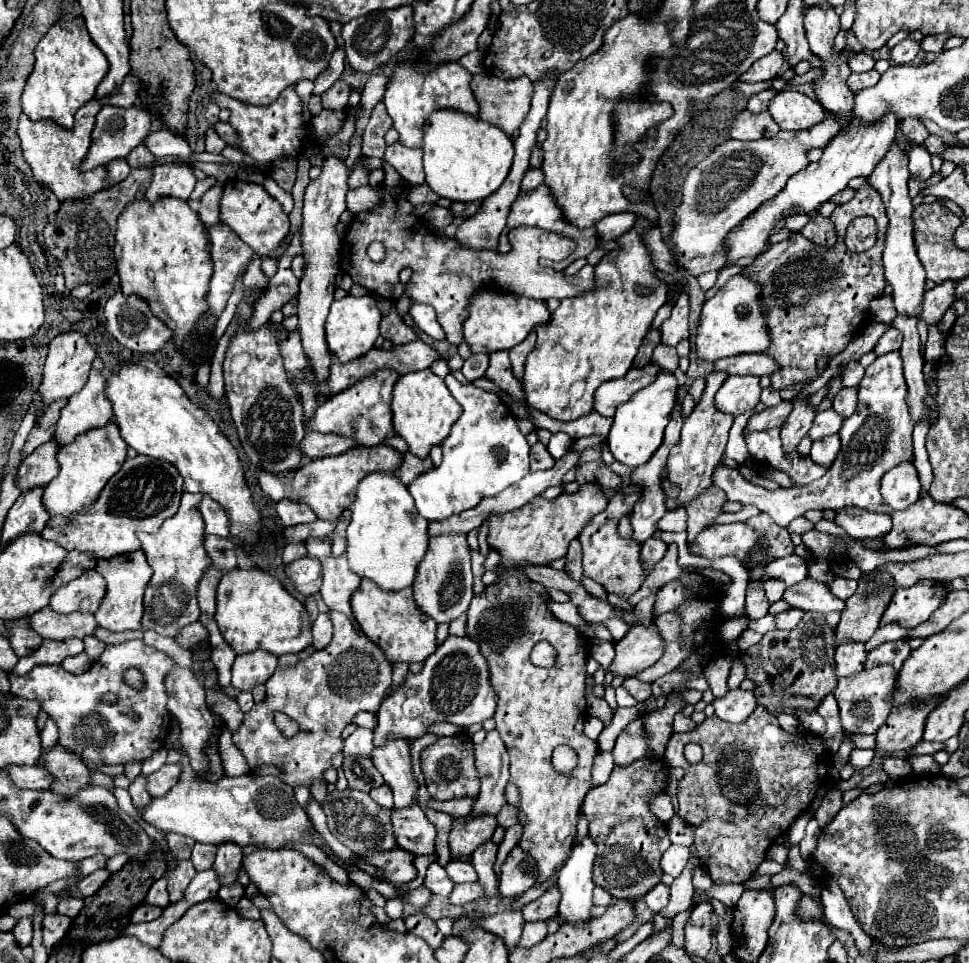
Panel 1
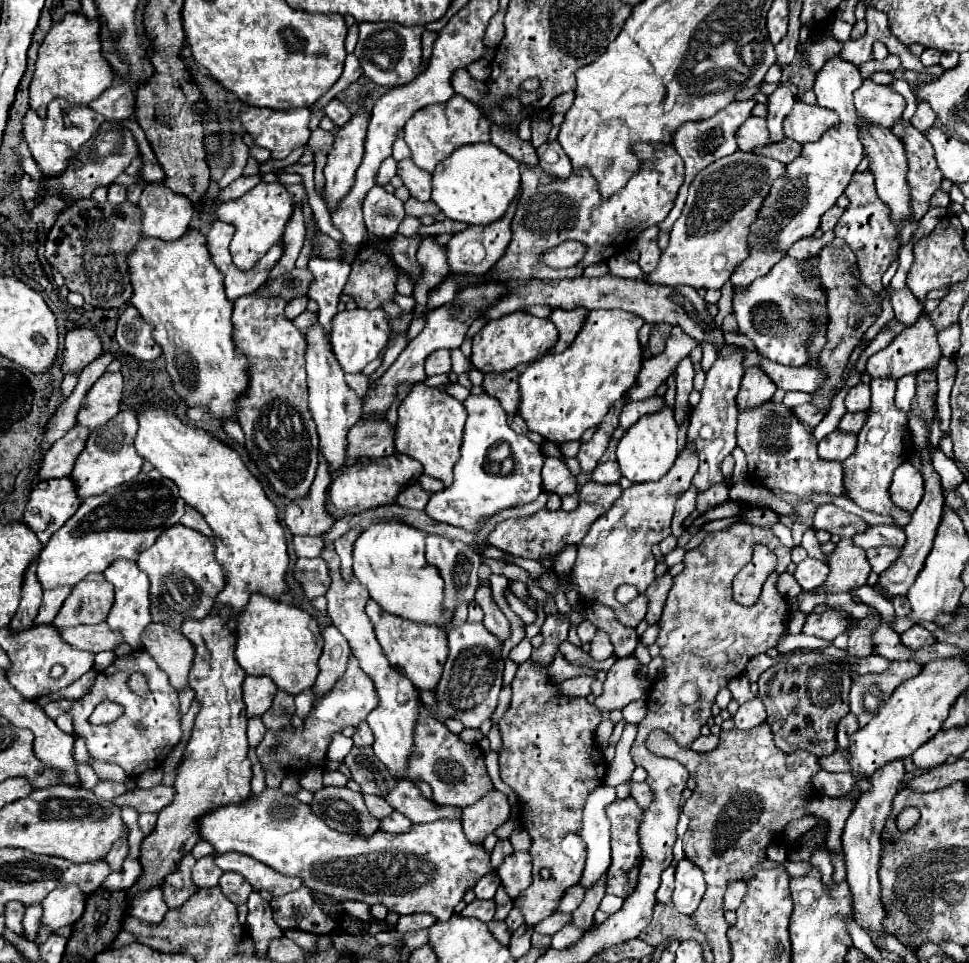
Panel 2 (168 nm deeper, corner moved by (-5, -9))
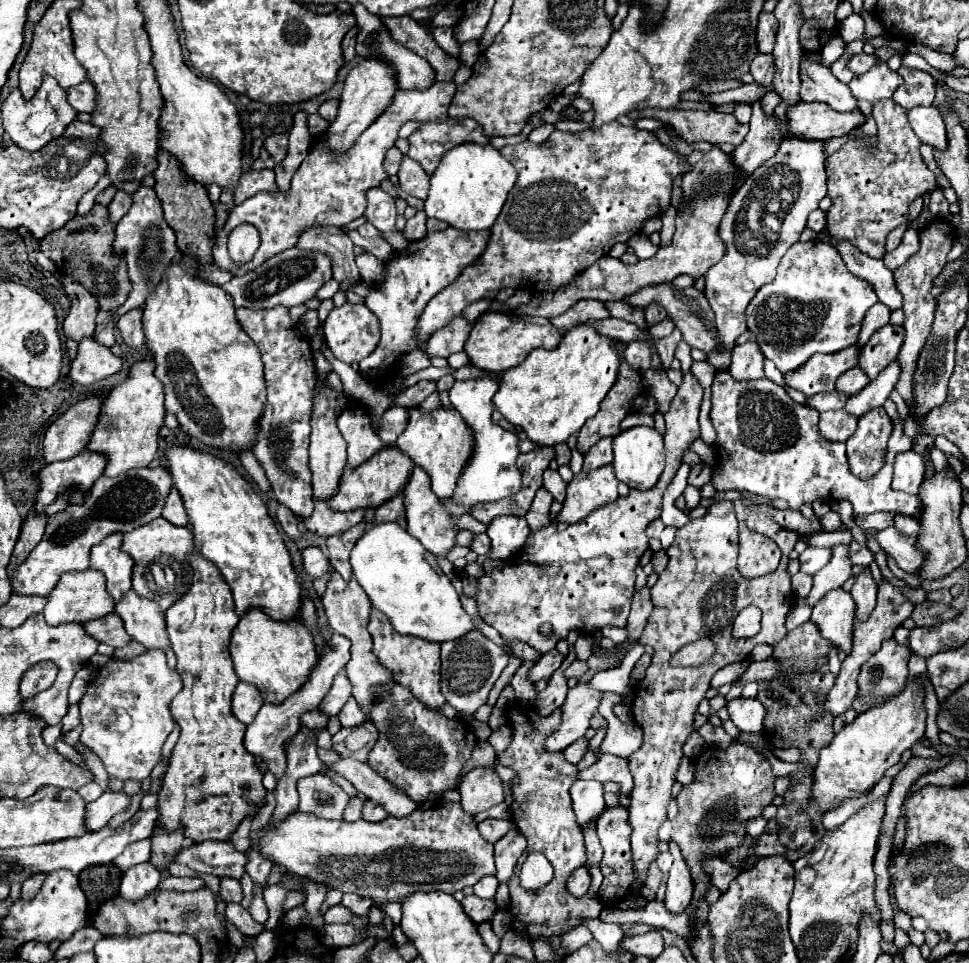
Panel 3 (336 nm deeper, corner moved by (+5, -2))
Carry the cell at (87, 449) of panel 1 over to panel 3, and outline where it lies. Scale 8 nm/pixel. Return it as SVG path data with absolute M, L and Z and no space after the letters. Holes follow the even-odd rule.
M144 360L132 366L130 376L118 384L102 404L102 412L86 450L106 458L104 476L118 476L132 468L148 466L158 452L158 430L164 424L162 382L154 376L154 362Z

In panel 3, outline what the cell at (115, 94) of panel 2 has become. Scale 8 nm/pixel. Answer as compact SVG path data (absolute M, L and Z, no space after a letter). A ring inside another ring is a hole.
M84 80L82 84L68 88L68 102L78 112L94 112L96 108L96 88L92 82Z

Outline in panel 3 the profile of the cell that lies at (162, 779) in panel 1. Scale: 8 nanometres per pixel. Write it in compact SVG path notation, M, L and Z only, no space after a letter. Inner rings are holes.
M104 792L98 800L88 804L88 812L86 812L86 826L96 832L100 828L104 828L108 824L108 820L122 812L124 808L128 808L130 798L126 792Z

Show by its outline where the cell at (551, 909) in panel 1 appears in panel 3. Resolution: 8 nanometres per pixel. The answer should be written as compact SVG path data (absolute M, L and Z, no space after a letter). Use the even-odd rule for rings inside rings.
M582 866L582 868L576 868L572 874L570 874L570 878L568 878L568 882L566 882L566 890L572 894L572 896L584 896L586 894L586 890L588 890L588 886L590 886L590 874L588 874L588 870Z

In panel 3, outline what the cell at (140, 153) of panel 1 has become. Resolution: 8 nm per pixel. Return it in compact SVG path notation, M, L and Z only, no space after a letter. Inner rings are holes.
M116 192L114 200L108 204L108 210L110 210L110 220L112 224L116 224L132 206L132 196L128 192Z

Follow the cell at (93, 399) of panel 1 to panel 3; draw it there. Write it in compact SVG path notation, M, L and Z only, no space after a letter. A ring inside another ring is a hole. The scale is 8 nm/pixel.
M92 338L78 344L78 356L72 362L70 378L80 386L92 386L122 368L122 360Z

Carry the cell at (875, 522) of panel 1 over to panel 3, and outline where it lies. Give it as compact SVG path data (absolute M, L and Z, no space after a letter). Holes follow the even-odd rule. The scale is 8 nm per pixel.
M894 526L878 530L874 538L884 548L884 552L896 560L898 568L902 568L904 572L914 572L920 568L924 558L922 558L922 552L914 546L916 538L904 536Z

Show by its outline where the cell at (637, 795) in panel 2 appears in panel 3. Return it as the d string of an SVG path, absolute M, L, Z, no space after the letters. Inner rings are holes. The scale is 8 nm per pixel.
M602 754L596 764L580 772L580 778L594 778L598 782L612 780L620 784L620 792L632 792L632 774L628 772L628 762L612 754Z

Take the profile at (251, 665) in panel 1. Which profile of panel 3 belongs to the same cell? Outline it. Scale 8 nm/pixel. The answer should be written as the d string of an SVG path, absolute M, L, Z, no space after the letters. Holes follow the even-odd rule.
M238 682L232 696L232 712L240 722L250 724L256 712L262 708L262 704L264 704L264 698L260 696L260 690L254 684Z

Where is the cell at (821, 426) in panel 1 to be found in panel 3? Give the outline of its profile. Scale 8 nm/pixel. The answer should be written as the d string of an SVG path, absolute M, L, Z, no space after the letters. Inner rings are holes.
M892 362L886 370L882 370L878 374L876 380L872 380L862 392L850 396L844 404L844 410L850 412L852 416L860 418L864 412L878 408L884 404L884 400L890 396L890 392L894 390L896 382L898 382L898 374L900 374L900 366L898 362Z

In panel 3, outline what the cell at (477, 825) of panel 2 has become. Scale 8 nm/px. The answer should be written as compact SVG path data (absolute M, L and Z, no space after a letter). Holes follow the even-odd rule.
M486 768L470 770L462 778L458 792L460 792L460 804L464 812L468 812L470 816L486 812L492 806L504 802L502 780L494 770L486 770Z

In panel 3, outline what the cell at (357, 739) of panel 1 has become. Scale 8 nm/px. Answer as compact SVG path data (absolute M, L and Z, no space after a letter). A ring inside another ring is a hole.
M350 698L350 700L346 702L346 706L342 708L342 712L338 714L338 720L340 720L340 724L342 724L344 728L354 728L354 726L360 726L366 718L364 718L362 710L358 708L356 700Z

